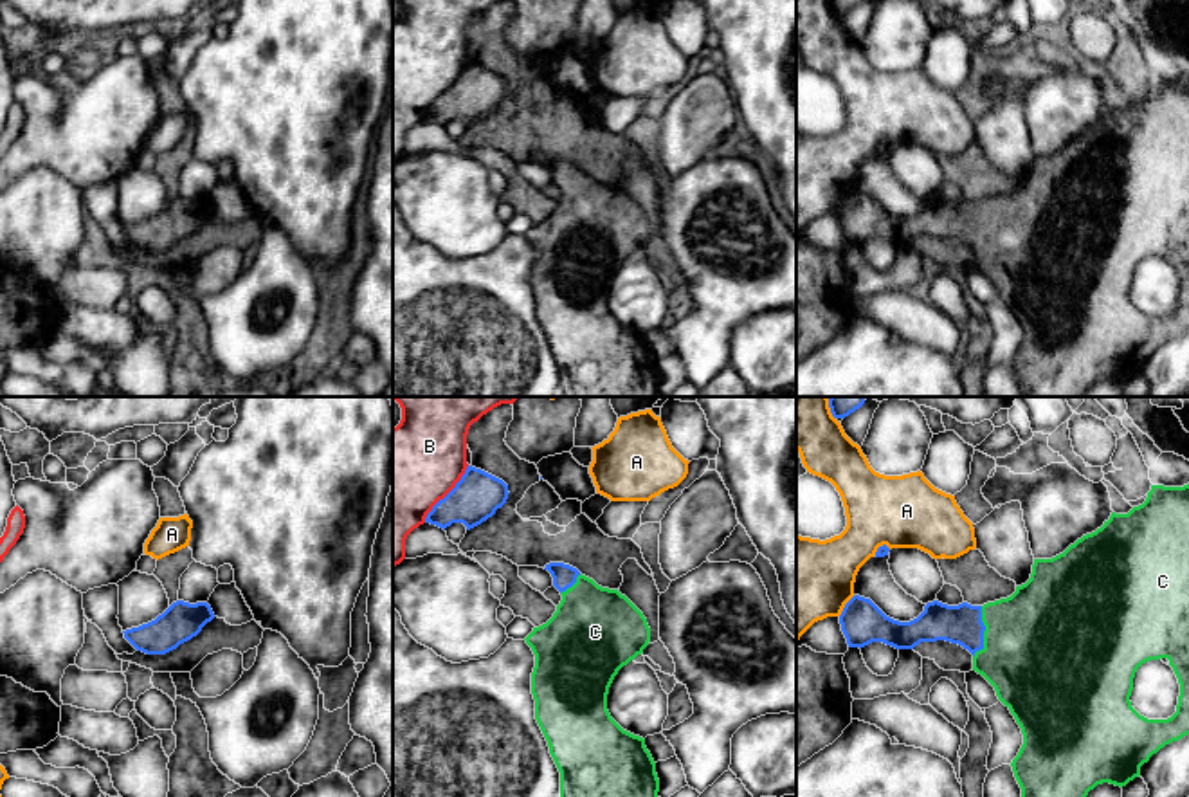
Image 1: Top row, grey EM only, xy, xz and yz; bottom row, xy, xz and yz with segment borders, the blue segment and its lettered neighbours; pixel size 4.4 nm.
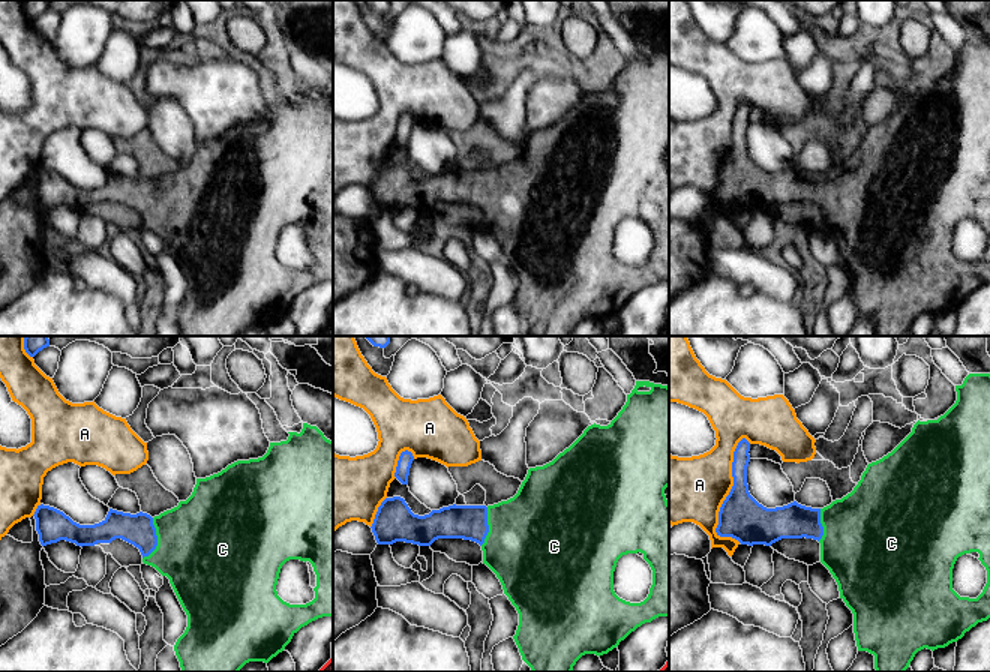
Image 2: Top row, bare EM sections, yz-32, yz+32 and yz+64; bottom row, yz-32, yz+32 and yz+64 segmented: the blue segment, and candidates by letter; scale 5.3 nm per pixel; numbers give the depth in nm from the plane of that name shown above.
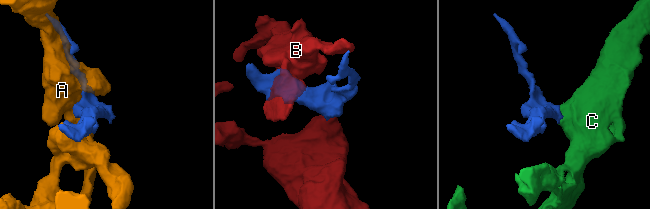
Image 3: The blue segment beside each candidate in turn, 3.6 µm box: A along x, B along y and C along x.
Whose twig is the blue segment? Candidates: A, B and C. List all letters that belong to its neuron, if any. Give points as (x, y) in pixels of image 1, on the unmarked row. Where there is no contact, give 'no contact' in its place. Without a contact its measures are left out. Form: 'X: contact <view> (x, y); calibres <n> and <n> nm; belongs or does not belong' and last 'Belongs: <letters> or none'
A: contact yz (845, 202); calibres 190 and 400 nm; does not belong
B: contact xz (447, 91); calibres 220 and 440 nm; does not belong
C: contact yz (984, 226); calibres 180 and 500 nm; belongs
Belongs: C

